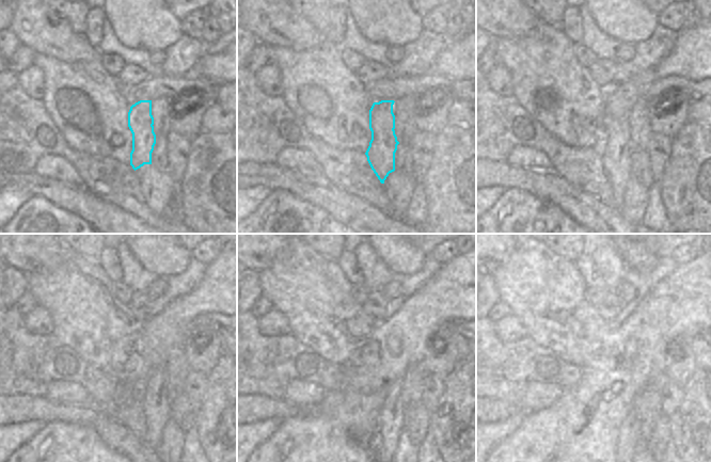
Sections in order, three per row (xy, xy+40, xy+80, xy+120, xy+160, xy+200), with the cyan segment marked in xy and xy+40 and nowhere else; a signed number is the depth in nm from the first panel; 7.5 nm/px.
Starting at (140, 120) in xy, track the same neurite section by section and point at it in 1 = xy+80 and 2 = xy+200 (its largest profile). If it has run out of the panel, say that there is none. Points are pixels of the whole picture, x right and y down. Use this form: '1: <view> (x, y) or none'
1: xy+80 (617, 158)
2: xy+200 (630, 429)

